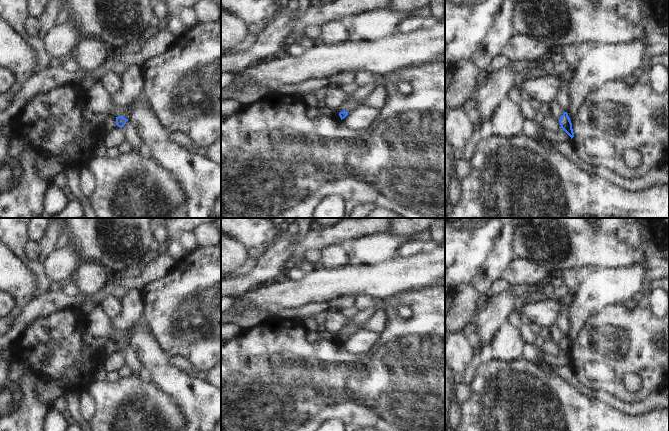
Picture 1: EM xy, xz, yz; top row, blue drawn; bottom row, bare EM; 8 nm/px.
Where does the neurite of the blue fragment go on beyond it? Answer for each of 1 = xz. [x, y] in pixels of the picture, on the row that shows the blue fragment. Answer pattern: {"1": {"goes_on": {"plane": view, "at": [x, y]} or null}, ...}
{"1": {"goes_on": null}}

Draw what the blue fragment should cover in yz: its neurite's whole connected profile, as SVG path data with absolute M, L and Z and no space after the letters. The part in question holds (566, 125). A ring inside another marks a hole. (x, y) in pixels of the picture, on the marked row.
M564 112L561 118L559 119L559 123L561 125L561 128L571 137L571 139L574 137L574 132L572 129L572 123L570 121L570 118L568 116L567 112Z

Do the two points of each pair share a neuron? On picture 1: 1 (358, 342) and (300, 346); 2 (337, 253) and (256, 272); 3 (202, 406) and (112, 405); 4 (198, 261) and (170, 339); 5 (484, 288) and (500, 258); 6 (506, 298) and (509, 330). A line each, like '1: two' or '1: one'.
1: two
2: two
3: two
4: one
5: one
6: two

